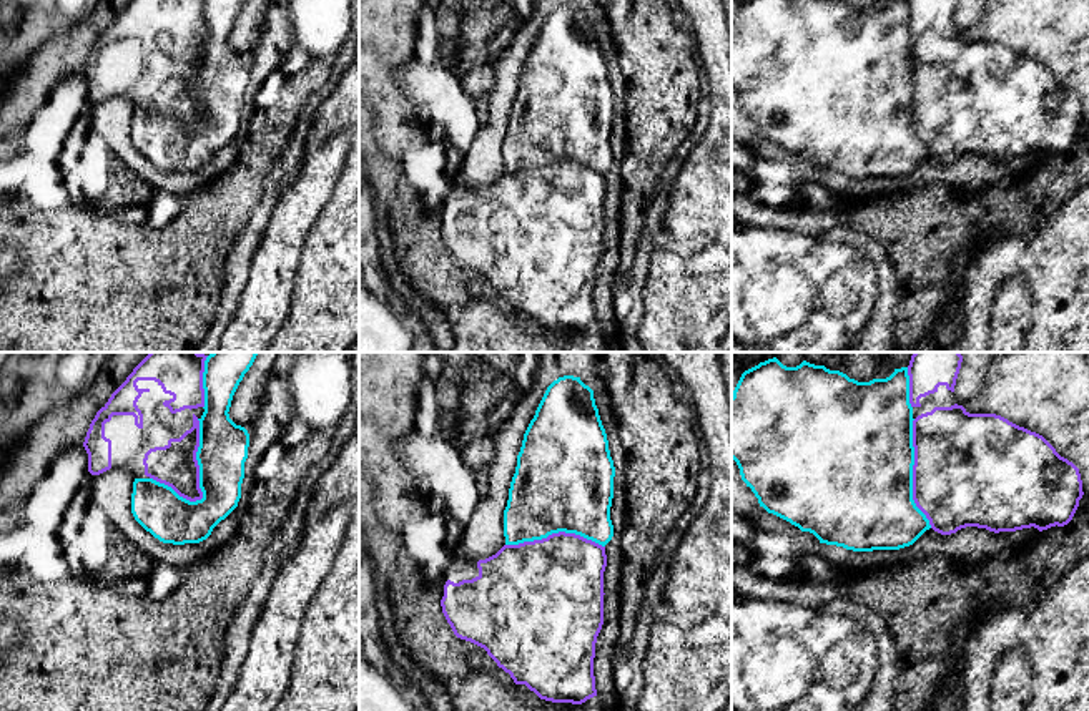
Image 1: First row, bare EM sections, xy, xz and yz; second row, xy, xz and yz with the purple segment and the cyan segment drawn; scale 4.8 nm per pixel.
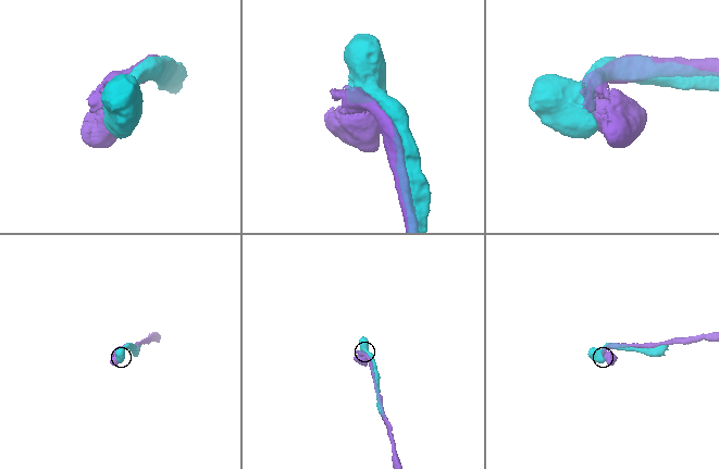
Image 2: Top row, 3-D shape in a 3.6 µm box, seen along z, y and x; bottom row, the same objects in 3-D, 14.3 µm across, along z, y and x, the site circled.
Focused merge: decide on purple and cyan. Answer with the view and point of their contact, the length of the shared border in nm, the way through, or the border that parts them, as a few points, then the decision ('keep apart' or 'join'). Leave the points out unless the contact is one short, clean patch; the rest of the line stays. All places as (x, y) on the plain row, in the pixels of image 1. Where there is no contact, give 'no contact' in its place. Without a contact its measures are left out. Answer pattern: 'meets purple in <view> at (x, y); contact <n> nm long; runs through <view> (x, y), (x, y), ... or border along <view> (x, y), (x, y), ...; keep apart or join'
meets purple in xy at (197, 92); contact 400 nm long; keep apart

